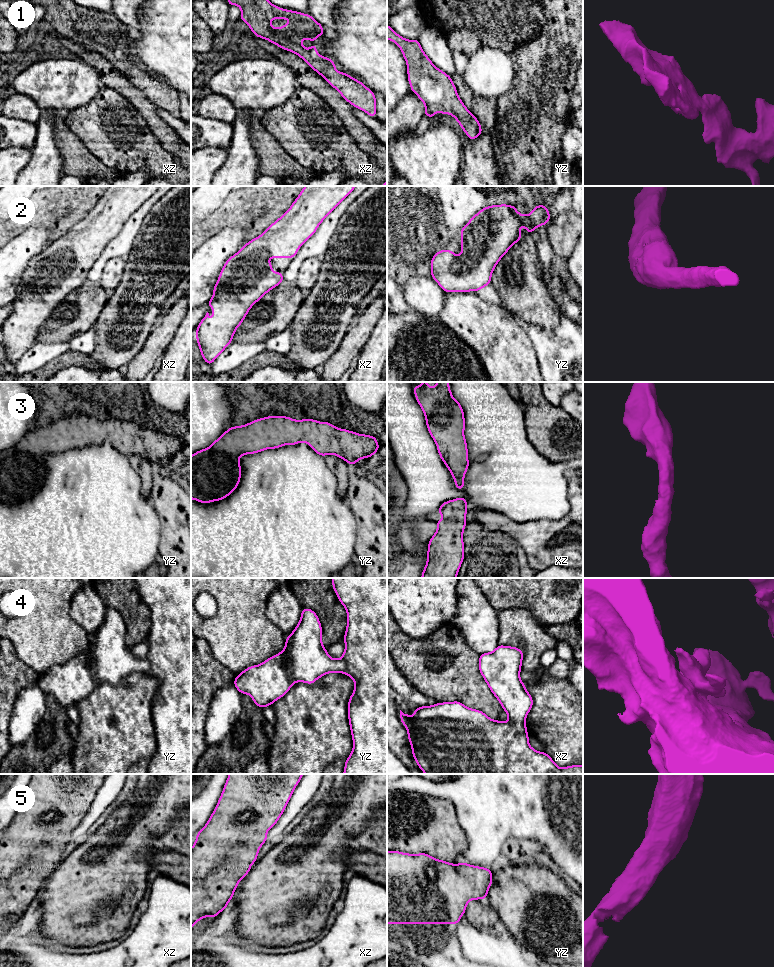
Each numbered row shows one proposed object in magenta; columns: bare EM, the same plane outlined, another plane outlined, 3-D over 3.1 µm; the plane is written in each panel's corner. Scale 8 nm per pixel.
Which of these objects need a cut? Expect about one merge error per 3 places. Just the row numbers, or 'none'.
none

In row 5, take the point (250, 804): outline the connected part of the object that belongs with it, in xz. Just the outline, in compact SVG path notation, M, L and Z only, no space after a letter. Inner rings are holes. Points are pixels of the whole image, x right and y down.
M229 774L219 801L206 825L196 835L191 848L191 930L204 917L216 917L226 909L241 879L257 861L267 832L283 814L296 786L304 774Z

